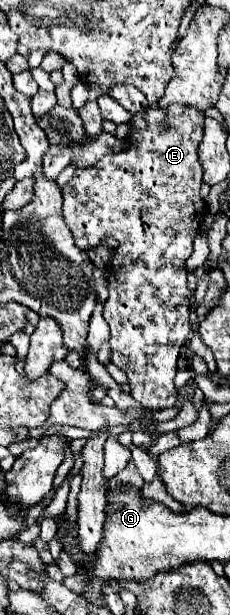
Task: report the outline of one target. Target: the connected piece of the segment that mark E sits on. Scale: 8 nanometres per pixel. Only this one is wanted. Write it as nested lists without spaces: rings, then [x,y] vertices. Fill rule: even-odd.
[[[151,105],[147,111],[135,113],[131,119],[131,133],[129,139],[133,141],[133,147],[129,151],[122,151],[117,155],[107,155],[101,157],[95,165],[91,165],[91,169],[79,169],[75,171],[75,175],[61,187],[63,193],[63,219],[67,223],[67,227],[71,229],[75,243],[79,249],[87,251],[93,249],[95,245],[101,245],[105,237],[113,237],[119,241],[117,253],[113,257],[113,262],[108,269],[108,291],[109,297],[103,303],[103,317],[111,327],[111,363],[115,363],[121,371],[127,373],[129,377],[129,385],[131,385],[131,395],[135,397],[135,401],[139,401],[143,407],[147,409],[167,409],[173,407],[177,403],[177,389],[173,387],[173,379],[177,373],[177,357],[179,357],[179,349],[181,345],[187,341],[187,337],[191,335],[191,325],[189,325],[189,289],[187,289],[187,271],[185,271],[185,261],[189,259],[189,255],[193,253],[193,239],[201,227],[203,221],[203,199],[199,195],[201,183],[203,183],[203,175],[193,175],[195,169],[199,169],[199,159],[197,159],[197,147],[201,143],[203,137],[203,111],[195,109],[195,107],[183,107],[183,105],[169,105],[169,109],[157,109],[155,105]]]

